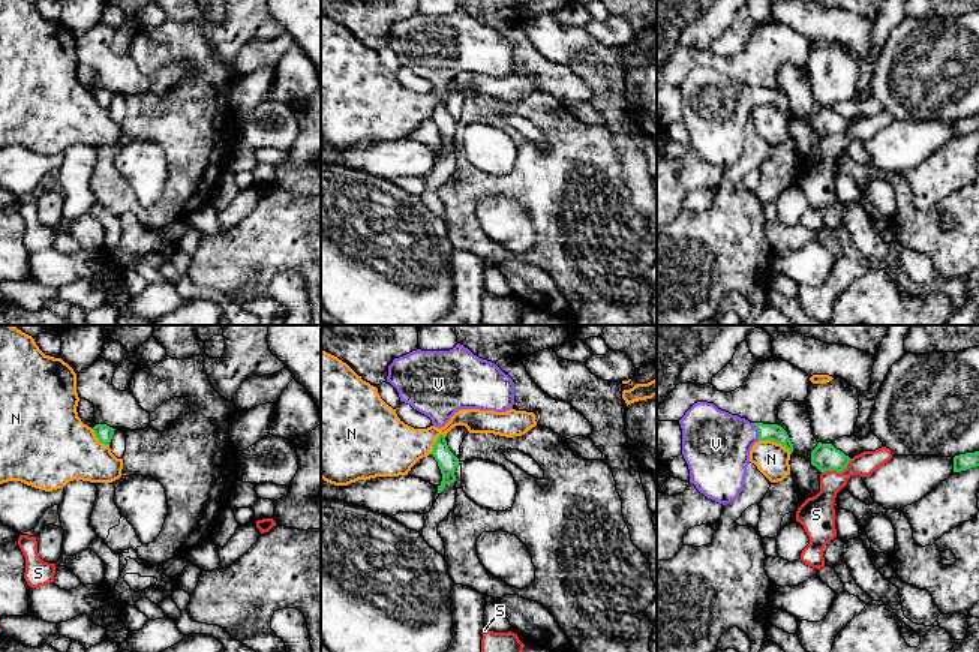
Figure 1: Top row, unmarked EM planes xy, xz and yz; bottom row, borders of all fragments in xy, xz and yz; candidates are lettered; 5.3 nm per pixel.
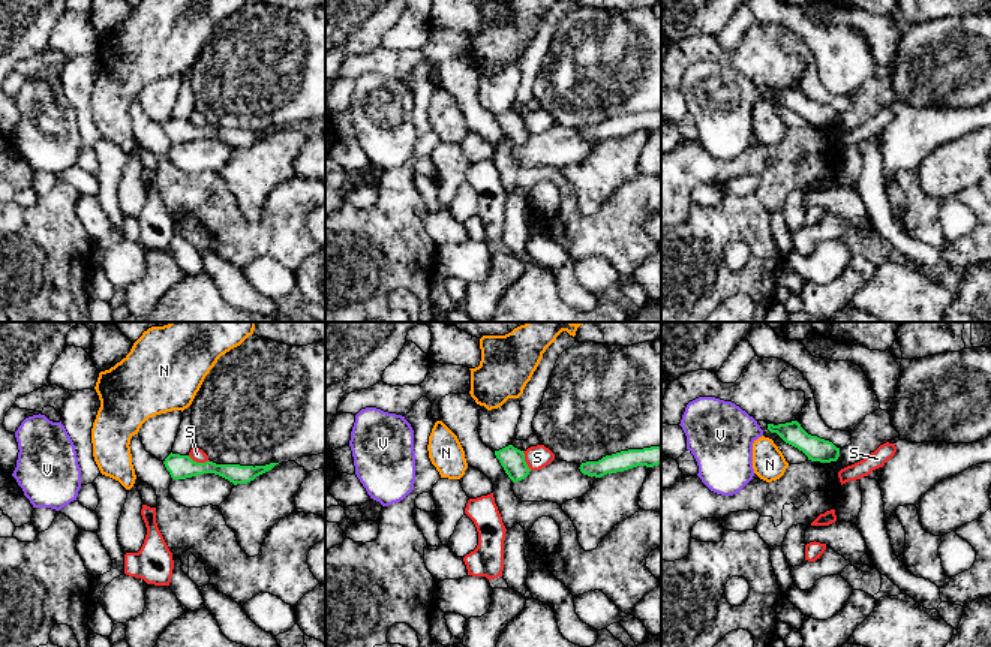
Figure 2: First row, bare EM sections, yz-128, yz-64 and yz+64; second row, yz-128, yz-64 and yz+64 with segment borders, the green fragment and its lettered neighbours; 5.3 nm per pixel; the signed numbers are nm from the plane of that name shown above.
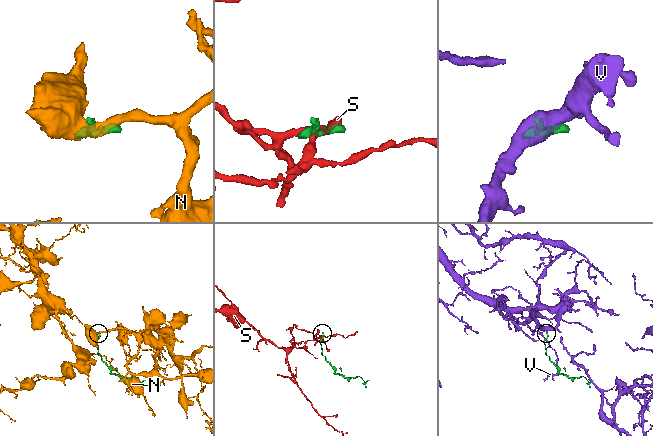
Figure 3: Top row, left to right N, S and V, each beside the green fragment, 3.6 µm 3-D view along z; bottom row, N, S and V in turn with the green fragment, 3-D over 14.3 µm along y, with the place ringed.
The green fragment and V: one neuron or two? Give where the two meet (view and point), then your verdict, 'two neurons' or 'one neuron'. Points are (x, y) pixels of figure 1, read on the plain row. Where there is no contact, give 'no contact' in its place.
meets green in yz at (759, 96); one neuron

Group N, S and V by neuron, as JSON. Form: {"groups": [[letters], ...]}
{"groups": [["N"], ["S"], ["V"]]}

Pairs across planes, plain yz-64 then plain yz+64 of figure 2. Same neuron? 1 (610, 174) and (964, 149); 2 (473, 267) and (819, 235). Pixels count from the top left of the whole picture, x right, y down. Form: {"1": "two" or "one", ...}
{"1": "one", "2": "two"}

